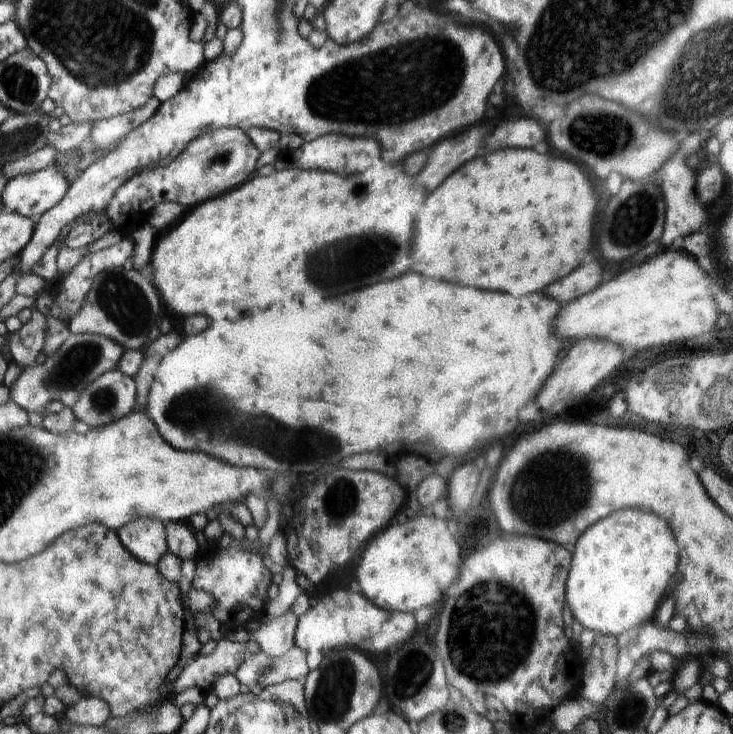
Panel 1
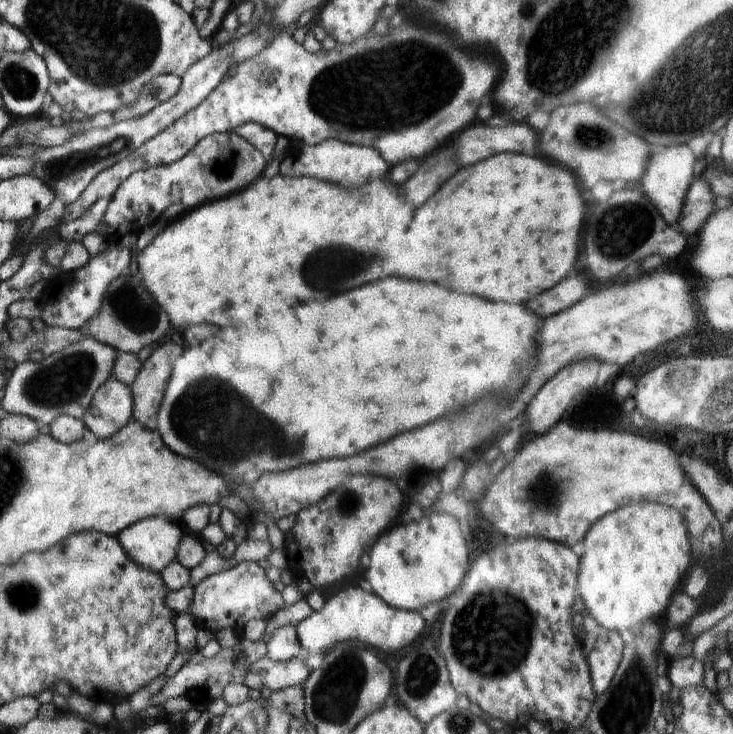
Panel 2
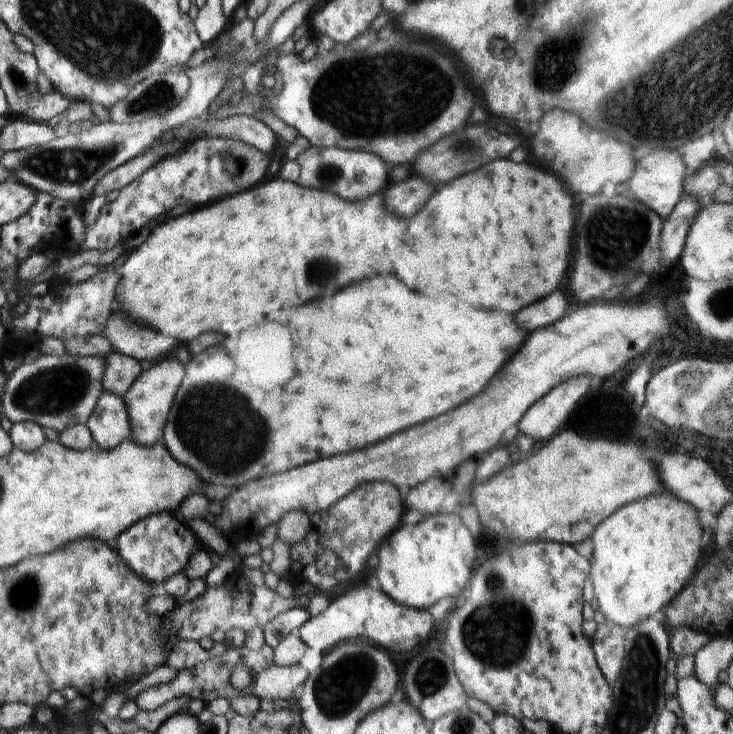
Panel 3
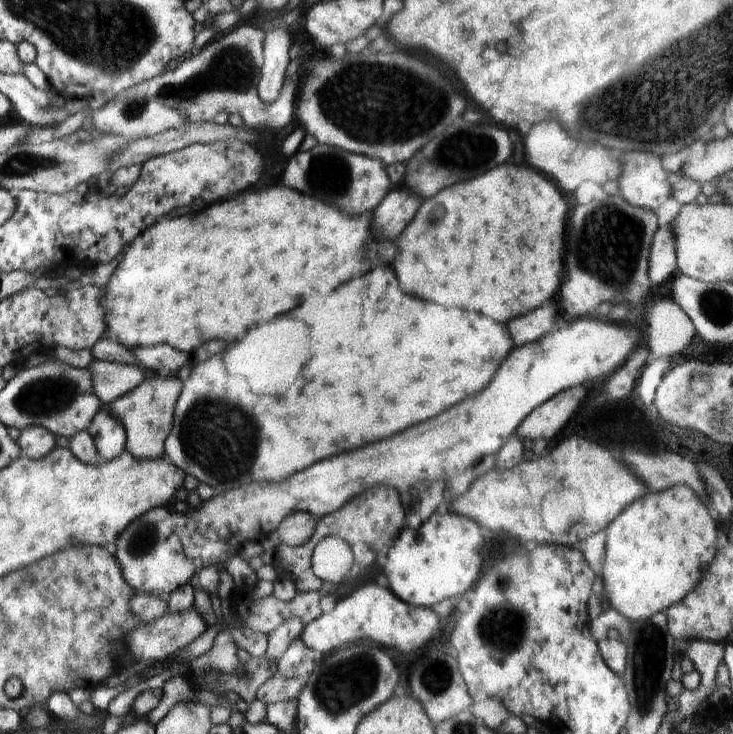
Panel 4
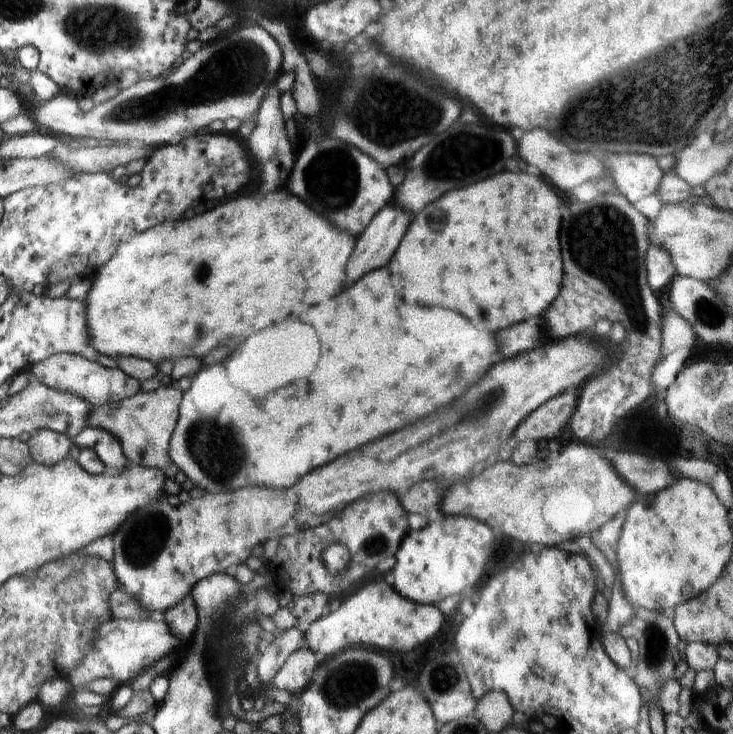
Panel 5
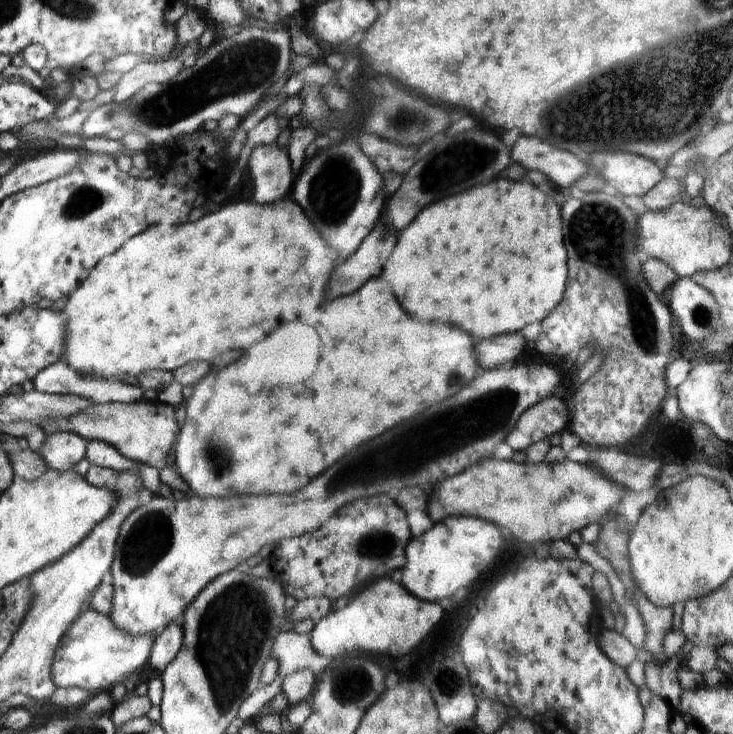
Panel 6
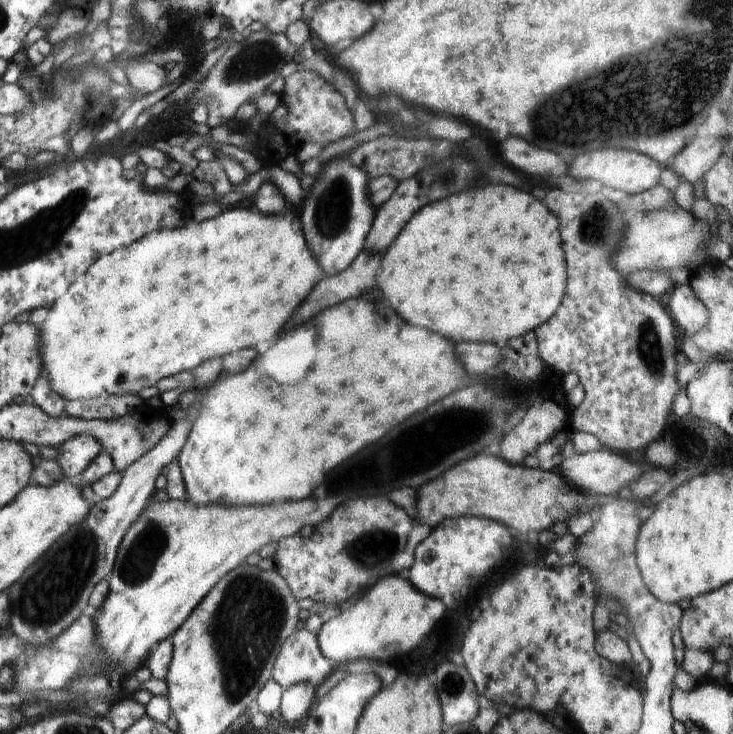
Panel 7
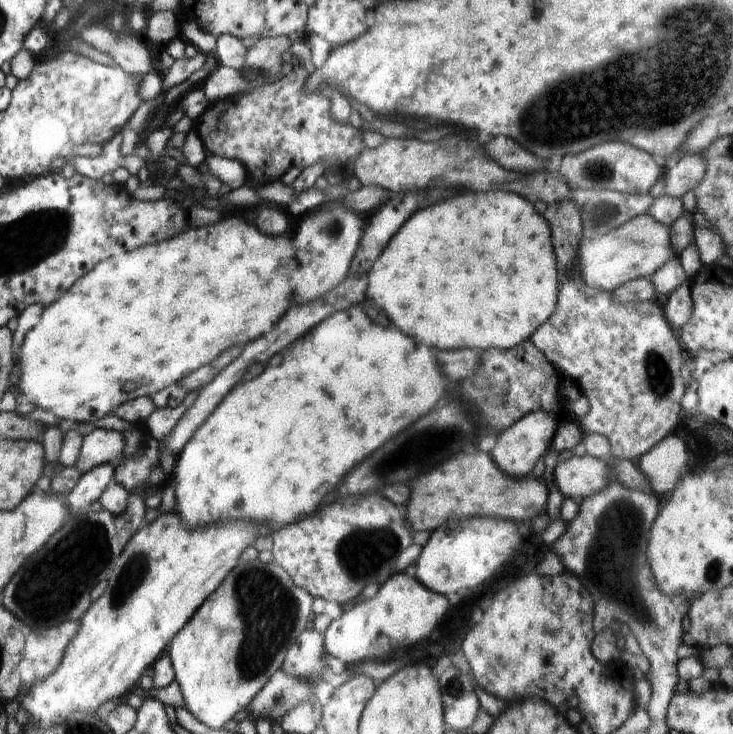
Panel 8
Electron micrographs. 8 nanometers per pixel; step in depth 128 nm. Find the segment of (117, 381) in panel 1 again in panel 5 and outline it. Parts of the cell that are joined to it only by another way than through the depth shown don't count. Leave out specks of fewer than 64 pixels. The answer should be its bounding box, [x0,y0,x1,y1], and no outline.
[72,427,127,470]

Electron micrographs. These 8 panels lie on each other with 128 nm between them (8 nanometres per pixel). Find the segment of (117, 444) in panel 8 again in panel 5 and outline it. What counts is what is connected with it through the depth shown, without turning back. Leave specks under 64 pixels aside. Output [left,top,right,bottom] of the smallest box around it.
[26,429,74,466]

